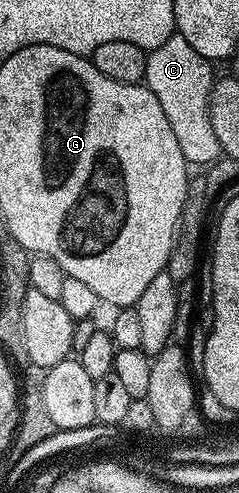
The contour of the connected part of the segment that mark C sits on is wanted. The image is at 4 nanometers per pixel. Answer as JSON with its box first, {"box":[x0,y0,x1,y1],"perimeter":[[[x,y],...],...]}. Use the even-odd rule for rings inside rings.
{"box":[145,33,221,165],"perimeter":[[[178,33],[171,35],[165,45],[150,52],[147,57],[147,77],[145,85],[161,101],[161,109],[165,109],[165,117],[169,117],[169,125],[173,125],[173,134],[177,137],[177,145],[181,145],[181,153],[188,164],[203,163],[210,165],[220,158],[219,141],[221,135],[215,131],[211,120],[211,87],[217,80],[216,73],[211,72],[212,60],[201,57],[185,37]]]}

